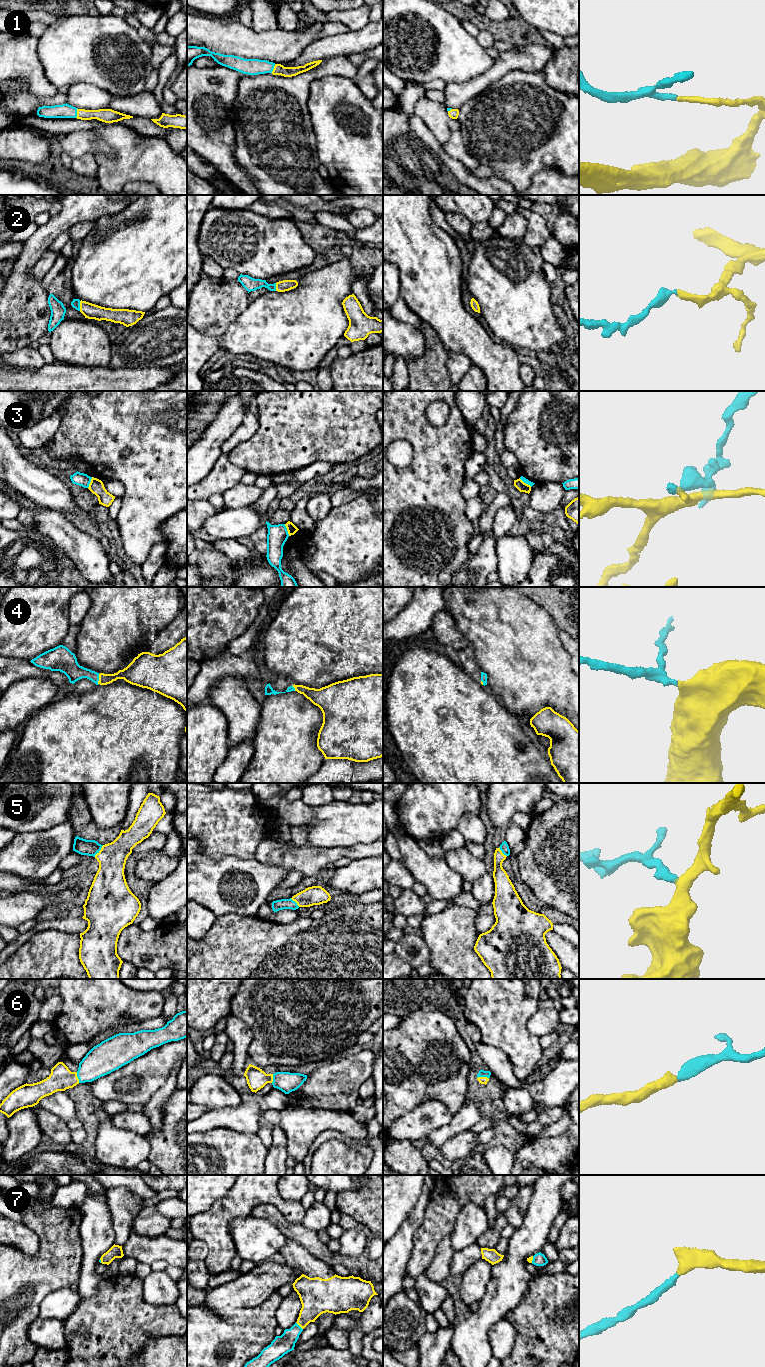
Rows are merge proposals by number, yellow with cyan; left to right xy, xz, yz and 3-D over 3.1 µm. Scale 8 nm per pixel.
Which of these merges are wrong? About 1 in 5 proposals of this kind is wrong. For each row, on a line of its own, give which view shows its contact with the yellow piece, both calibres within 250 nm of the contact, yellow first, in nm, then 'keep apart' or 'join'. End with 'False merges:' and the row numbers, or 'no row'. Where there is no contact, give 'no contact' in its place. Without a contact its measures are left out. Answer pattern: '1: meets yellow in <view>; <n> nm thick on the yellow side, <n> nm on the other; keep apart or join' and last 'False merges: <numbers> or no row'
1: meets yellow in xy; 110 nm thick on the yellow side, 110 nm on the other; join
2: meets yellow in xy; 130 nm thick on the yellow side, 70 nm on the other; join
3: meets yellow in xz; 80 nm thick on the yellow side, 160 nm on the other; keep apart
4: meets yellow in xy; 120 nm thick on the yellow side, 140 nm on the other; join
5: meets yellow in xy; 240 nm thick on the yellow side, 130 nm on the other; join
6: meets yellow in yz; 60 nm thick on the yellow side, 60 nm on the other; join
7: meets yellow in xz; 260 nm thick on the yellow side, 160 nm on the other; join
False merges: 3

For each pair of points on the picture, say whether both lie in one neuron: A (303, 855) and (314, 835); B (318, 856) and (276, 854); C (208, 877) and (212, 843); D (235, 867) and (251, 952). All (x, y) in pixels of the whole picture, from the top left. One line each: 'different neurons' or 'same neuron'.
A: different neurons
B: same neuron
C: different neurons
D: different neurons

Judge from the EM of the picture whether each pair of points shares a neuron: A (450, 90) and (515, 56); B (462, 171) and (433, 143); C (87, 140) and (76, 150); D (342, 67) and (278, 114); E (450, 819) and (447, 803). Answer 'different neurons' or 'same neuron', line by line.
A: same neuron
B: same neuron
C: same neuron
D: same neuron
E: same neuron

